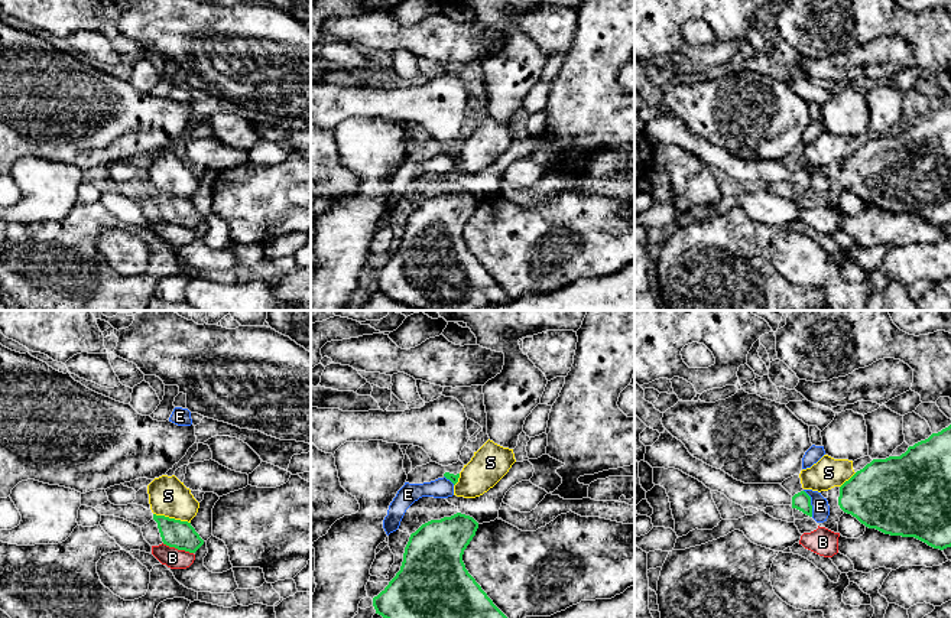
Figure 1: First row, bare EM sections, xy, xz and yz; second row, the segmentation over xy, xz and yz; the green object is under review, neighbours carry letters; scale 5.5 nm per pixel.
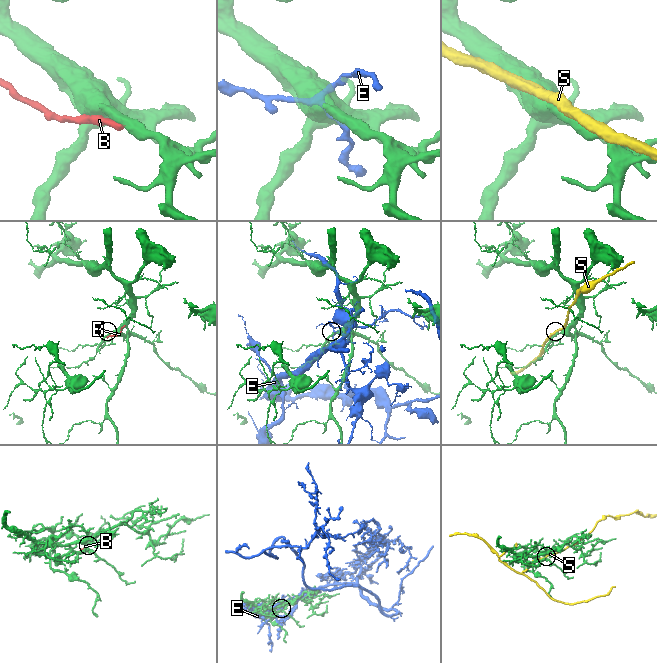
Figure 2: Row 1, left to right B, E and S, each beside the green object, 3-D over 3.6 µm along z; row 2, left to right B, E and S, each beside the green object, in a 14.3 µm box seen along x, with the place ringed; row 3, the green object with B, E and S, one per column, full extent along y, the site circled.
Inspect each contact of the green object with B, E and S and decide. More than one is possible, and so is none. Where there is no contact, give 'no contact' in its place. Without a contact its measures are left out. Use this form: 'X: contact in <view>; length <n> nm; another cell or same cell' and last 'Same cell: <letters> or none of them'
B: contact in xy; length 190 nm; another cell
E: contact in yz; length 160 nm; another cell
S: contact in xy; length 220 nm; another cell
Same cell: none of them

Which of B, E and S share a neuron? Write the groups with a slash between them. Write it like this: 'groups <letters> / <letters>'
groups B / E / S

